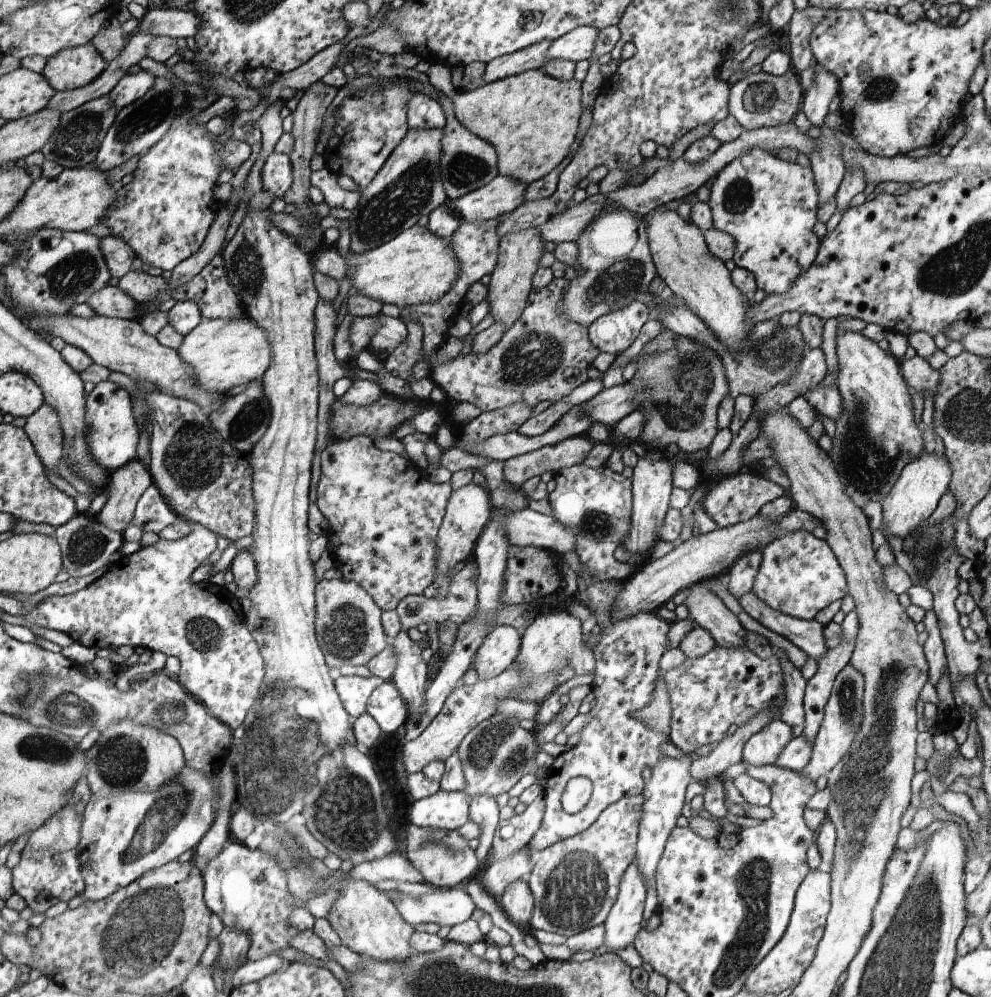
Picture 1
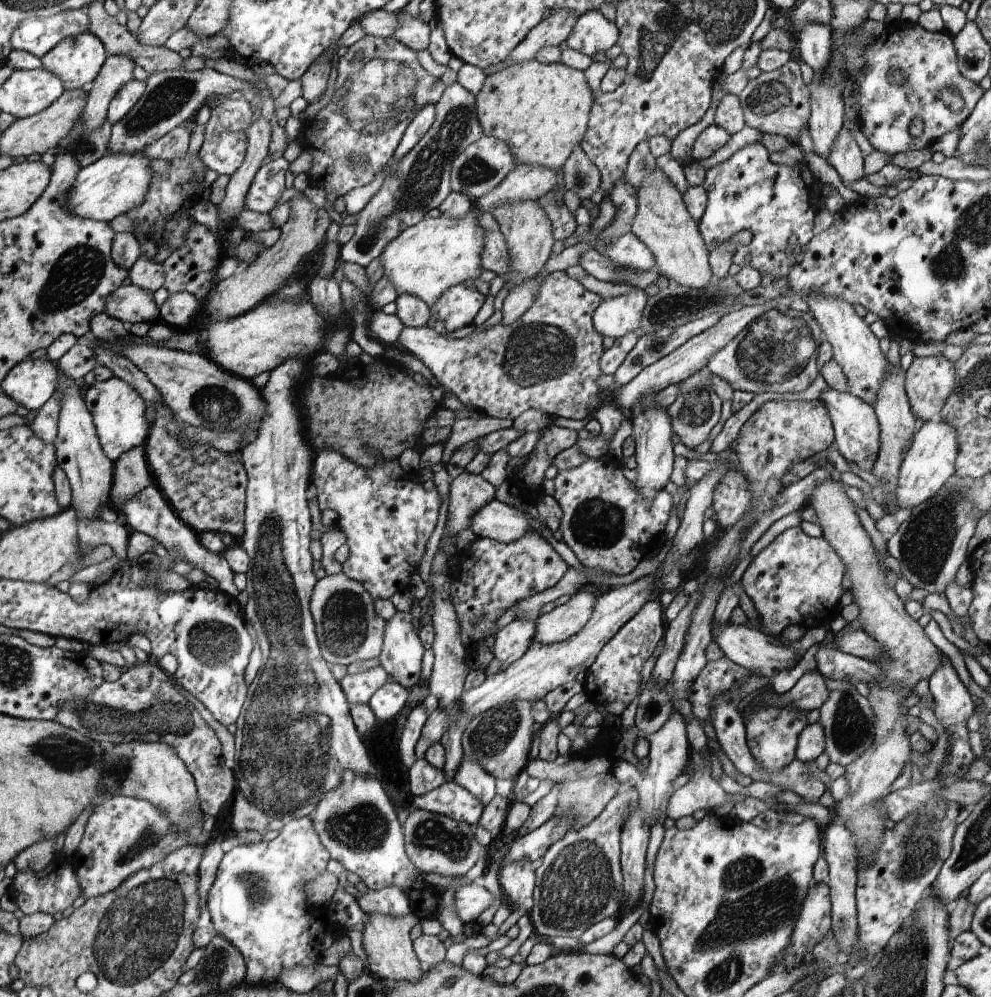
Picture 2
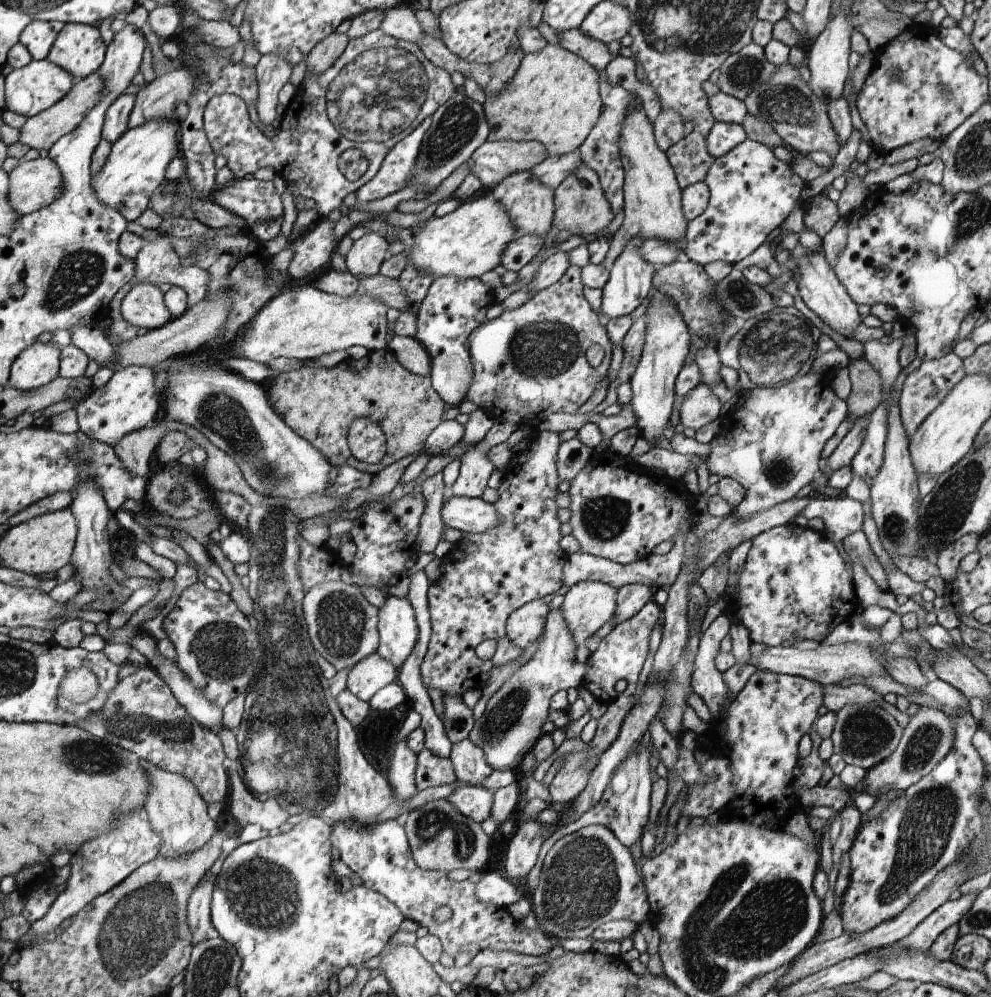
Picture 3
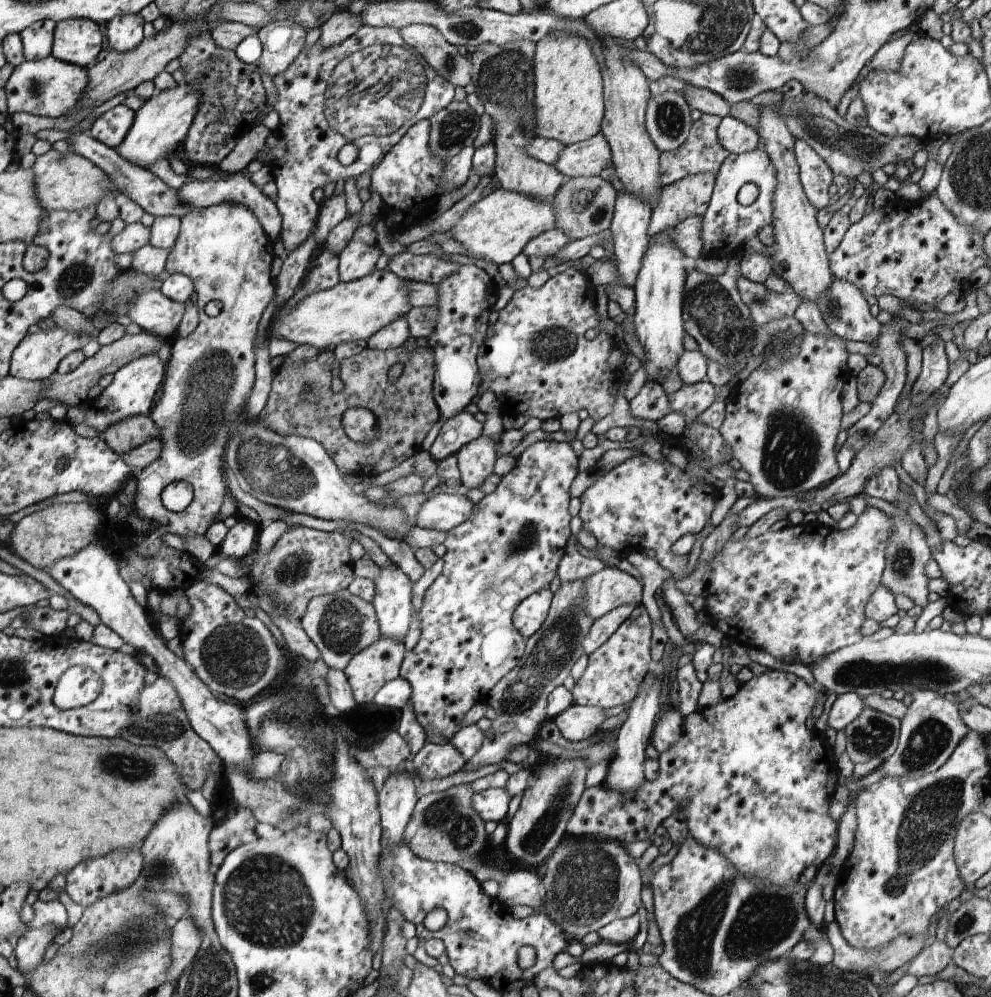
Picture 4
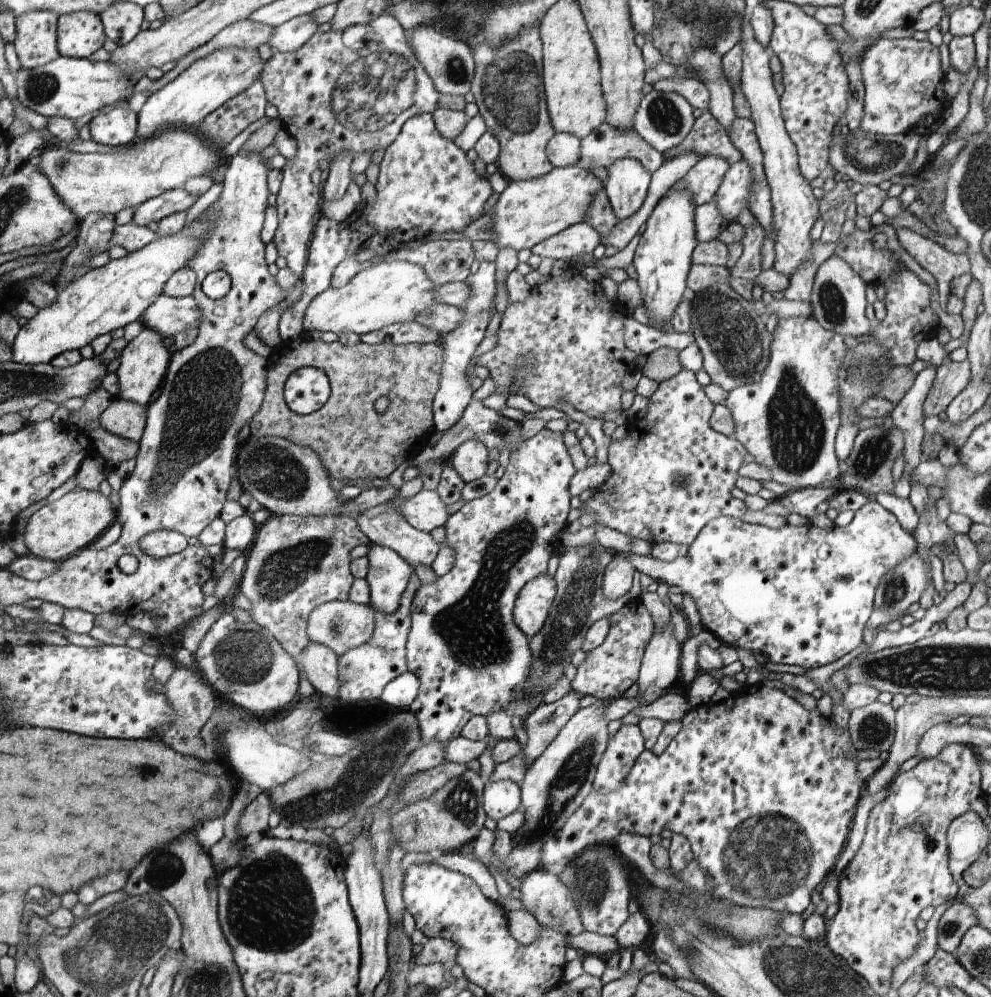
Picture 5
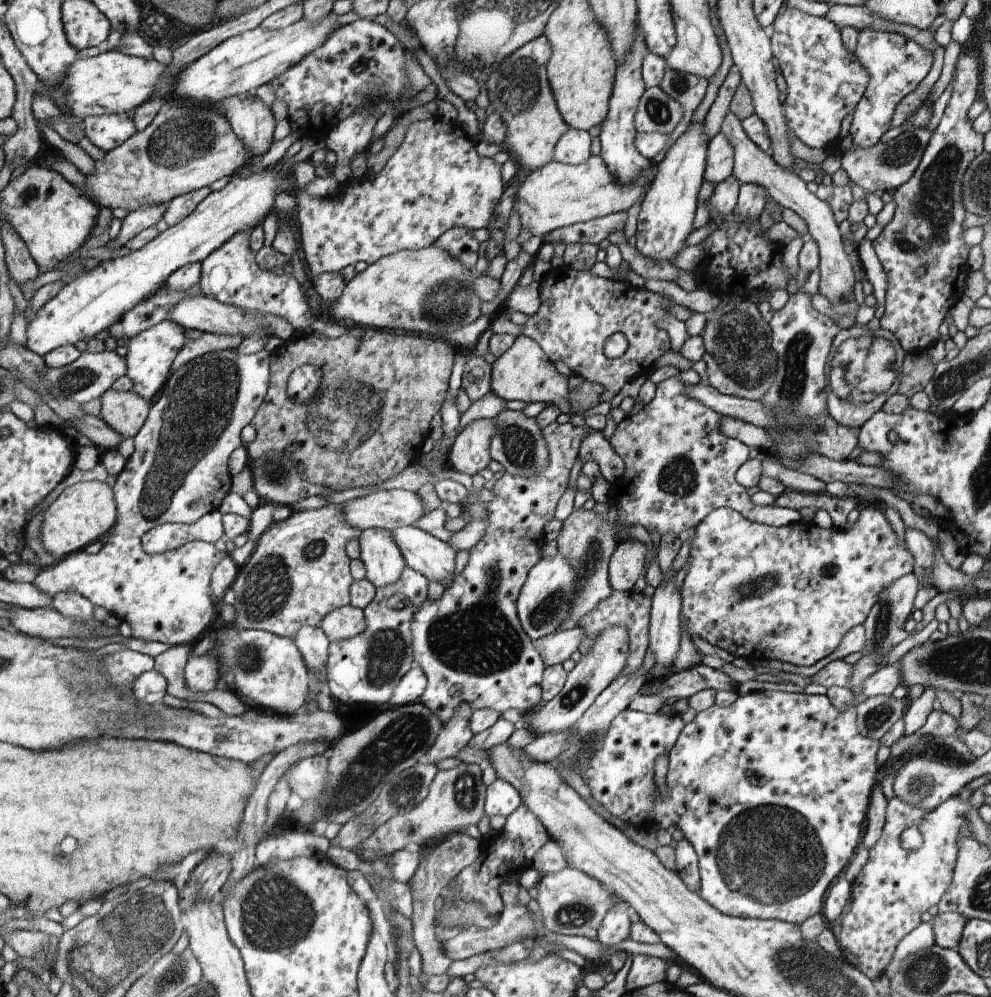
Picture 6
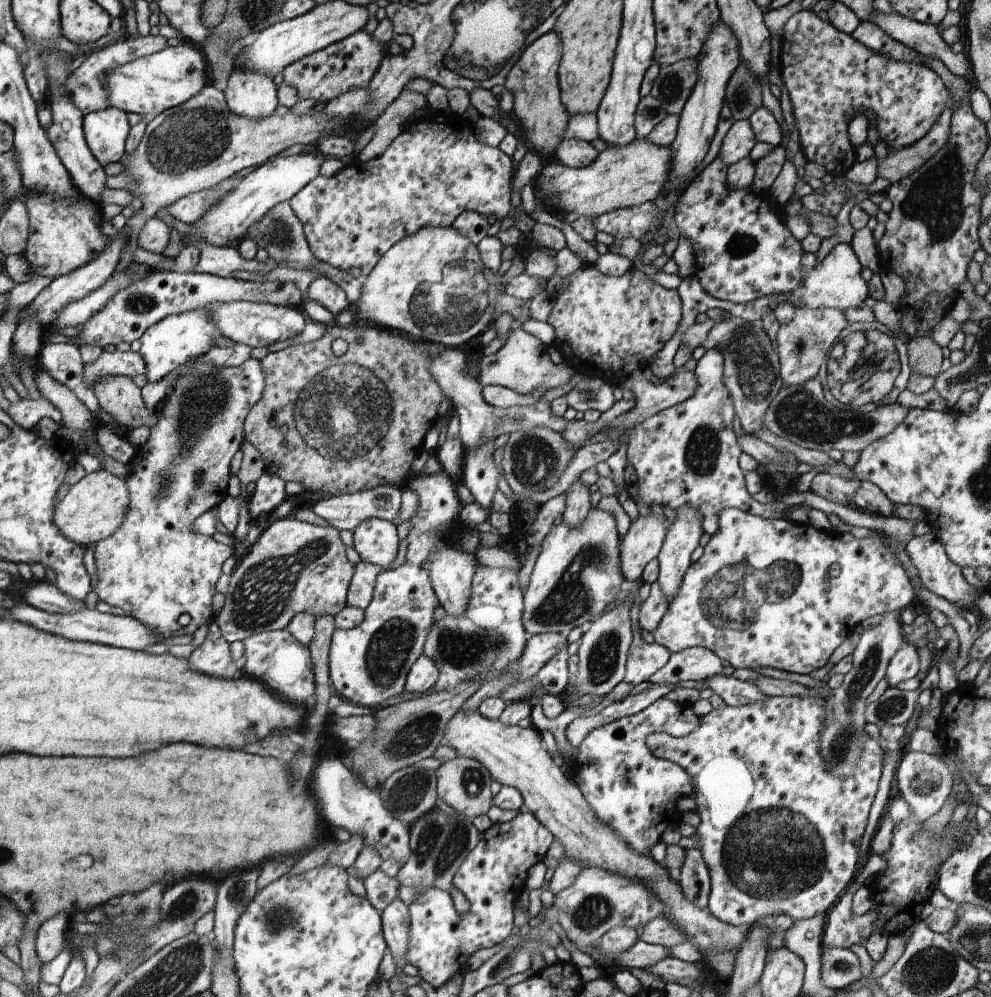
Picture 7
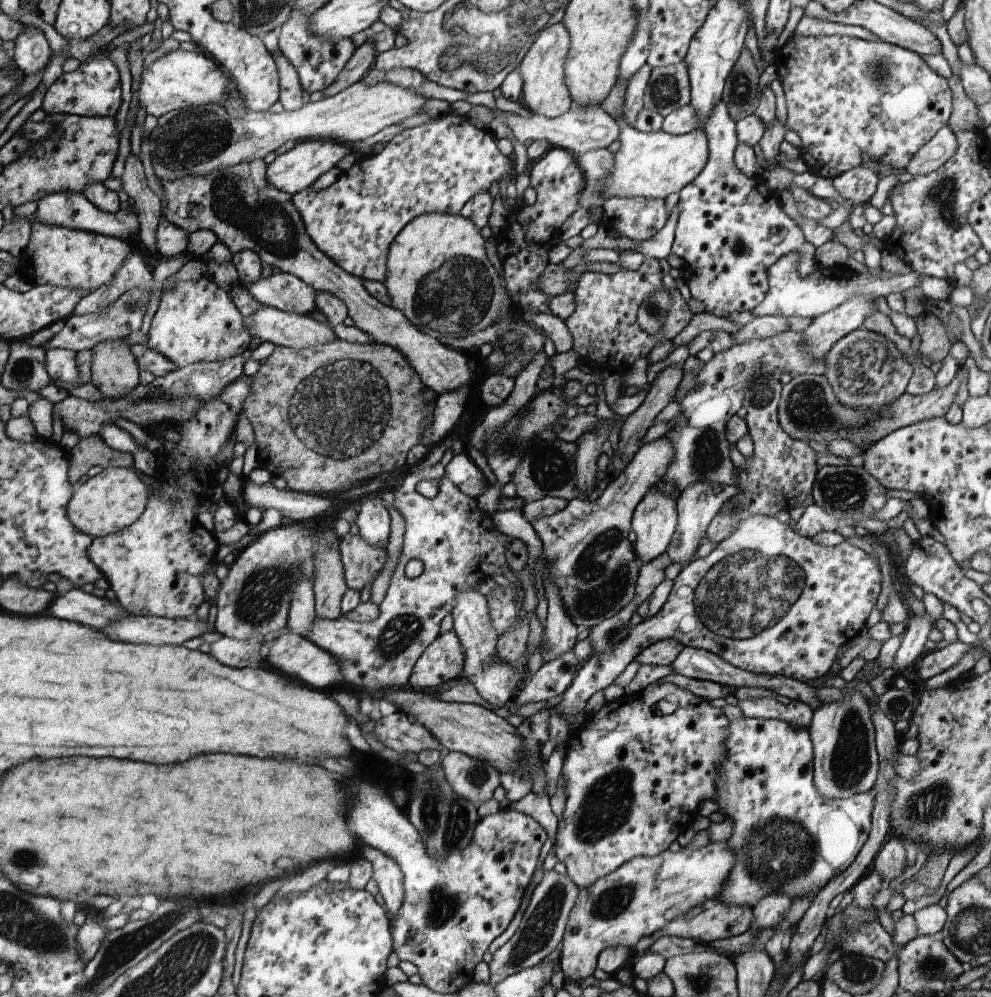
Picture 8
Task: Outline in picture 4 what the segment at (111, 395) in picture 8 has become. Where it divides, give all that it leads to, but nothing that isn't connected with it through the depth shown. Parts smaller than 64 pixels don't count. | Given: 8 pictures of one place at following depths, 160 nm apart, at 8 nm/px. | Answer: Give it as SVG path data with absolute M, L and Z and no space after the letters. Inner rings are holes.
M135 414L108 425L98 436L112 451L127 453L155 438L155 423L150 415Z

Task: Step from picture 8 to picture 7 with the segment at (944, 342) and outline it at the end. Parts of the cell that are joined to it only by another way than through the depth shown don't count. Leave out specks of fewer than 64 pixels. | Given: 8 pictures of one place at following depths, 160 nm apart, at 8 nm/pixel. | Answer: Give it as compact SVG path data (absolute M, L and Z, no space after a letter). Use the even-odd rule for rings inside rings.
M931 338L909 340L908 357L911 374L920 374L926 378L935 378L941 372L943 361L942 348Z

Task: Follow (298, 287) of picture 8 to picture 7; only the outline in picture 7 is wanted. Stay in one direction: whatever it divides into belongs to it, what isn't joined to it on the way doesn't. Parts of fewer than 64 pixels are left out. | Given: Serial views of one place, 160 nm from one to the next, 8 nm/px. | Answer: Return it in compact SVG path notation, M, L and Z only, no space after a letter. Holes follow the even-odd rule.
M151 270L146 278L138 280L138 284L132 284L132 286L124 288L122 292L118 292L118 296L112 298L104 310L94 314L82 326L78 326L78 336L75 336L74 345L80 348L84 344L96 344L104 349L110 344L116 347L121 342L132 343L134 340L140 339L150 326L164 320L166 316L233 301L251 301L294 307L303 304L304 300L300 288L294 282L286 282L286 284L248 282L210 274Z

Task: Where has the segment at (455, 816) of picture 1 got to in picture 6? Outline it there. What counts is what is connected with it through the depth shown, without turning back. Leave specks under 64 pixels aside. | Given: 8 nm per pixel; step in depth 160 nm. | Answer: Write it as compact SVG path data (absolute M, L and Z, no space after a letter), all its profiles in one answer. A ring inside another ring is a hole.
M496 779L488 787L487 813L489 817L494 815L510 816L522 804L520 793L510 783Z

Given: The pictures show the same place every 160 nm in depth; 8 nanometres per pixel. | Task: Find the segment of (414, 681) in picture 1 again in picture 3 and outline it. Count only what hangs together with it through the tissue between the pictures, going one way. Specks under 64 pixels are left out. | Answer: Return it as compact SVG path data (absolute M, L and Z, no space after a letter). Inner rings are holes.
M388 594L379 609L378 654L392 661L395 666L402 664L415 647L419 628L410 601Z

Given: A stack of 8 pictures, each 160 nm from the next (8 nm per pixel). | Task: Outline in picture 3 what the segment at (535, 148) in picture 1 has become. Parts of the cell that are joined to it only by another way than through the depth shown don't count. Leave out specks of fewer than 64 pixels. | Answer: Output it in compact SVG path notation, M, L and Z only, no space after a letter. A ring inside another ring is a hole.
M547 43L539 51L524 56L519 70L513 80L496 97L487 97L483 110L487 122L493 126L490 141L510 139L515 141L541 142L550 155L563 155L574 152L587 140L592 129L599 122L600 112L603 112L602 101L598 94L598 72L587 59L562 45Z

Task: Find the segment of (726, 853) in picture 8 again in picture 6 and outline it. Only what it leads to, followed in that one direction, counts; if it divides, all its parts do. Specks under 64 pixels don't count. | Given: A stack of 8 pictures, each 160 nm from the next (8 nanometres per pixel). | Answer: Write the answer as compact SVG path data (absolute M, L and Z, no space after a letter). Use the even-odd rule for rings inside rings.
M566 867L555 873L542 874L537 882L537 903L544 917L546 929L563 935L578 935L596 939L609 911L621 900L597 878L572 867Z

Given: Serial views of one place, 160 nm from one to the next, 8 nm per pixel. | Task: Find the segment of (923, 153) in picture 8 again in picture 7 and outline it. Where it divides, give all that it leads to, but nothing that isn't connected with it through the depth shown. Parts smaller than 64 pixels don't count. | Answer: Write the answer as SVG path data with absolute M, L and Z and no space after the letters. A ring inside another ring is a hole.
M948 90L946 108L942 110L940 119L932 126L932 129L928 130L928 134L908 148L889 150L885 159L878 164L876 178L883 178L888 180L890 184L896 184L902 178L915 175L916 171L924 165L924 162L930 160L938 150L942 150L944 144L948 142L952 116L952 96Z

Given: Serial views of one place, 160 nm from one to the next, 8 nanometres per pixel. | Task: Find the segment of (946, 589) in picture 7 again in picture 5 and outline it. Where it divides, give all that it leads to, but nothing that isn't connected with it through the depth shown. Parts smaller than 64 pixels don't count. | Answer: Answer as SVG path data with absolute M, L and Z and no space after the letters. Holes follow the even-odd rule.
M879 492L875 496L870 497L864 506L856 510L852 521L843 527L835 524L832 524L830 527L817 527L811 522L802 526L793 526L786 523L782 528L773 529L760 524L746 523L734 517L720 515L704 526L702 532L689 546L686 556L677 557L669 563L655 559L651 554L642 556L628 553L628 558L637 568L638 574L647 574L654 581L660 582L665 588L676 585L682 588L683 593L688 592L694 599L694 602L696 602L701 616L700 628L712 634L715 644L721 643L735 648L745 648L752 654L759 652L764 654L771 663L794 664L794 666L800 665L804 668L815 669L840 660L842 656L846 656L846 654L862 644L864 641L864 626L866 626L866 621L870 618L870 614L874 609L873 600L875 599L875 590L878 583L884 573L894 568L901 560L903 561L916 552L917 542L911 533L915 532L918 523L919 514L915 511L909 499L899 498L893 492Z

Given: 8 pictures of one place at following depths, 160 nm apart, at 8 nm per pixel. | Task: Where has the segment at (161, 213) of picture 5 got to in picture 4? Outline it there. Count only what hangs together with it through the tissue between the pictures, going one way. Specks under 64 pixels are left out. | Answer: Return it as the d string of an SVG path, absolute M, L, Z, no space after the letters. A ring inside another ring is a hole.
M236 173L235 175L218 175L213 178L205 179L204 181L193 180L187 184L183 184L181 187L177 187L177 193L179 199L189 209L207 208L222 203L240 203L248 207L257 216L260 224L264 226L264 230L272 237L273 241L276 241L282 232L283 217L279 213L280 210L277 203L273 202L258 189L259 188L250 181L249 175L246 173Z

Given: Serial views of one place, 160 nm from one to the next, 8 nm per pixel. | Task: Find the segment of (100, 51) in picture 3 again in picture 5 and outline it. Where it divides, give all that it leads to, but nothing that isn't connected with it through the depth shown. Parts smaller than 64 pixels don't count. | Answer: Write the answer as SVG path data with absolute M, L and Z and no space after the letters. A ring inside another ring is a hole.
M78 11L60 15L59 53L62 57L92 56L106 42L105 28L100 15L92 11Z

